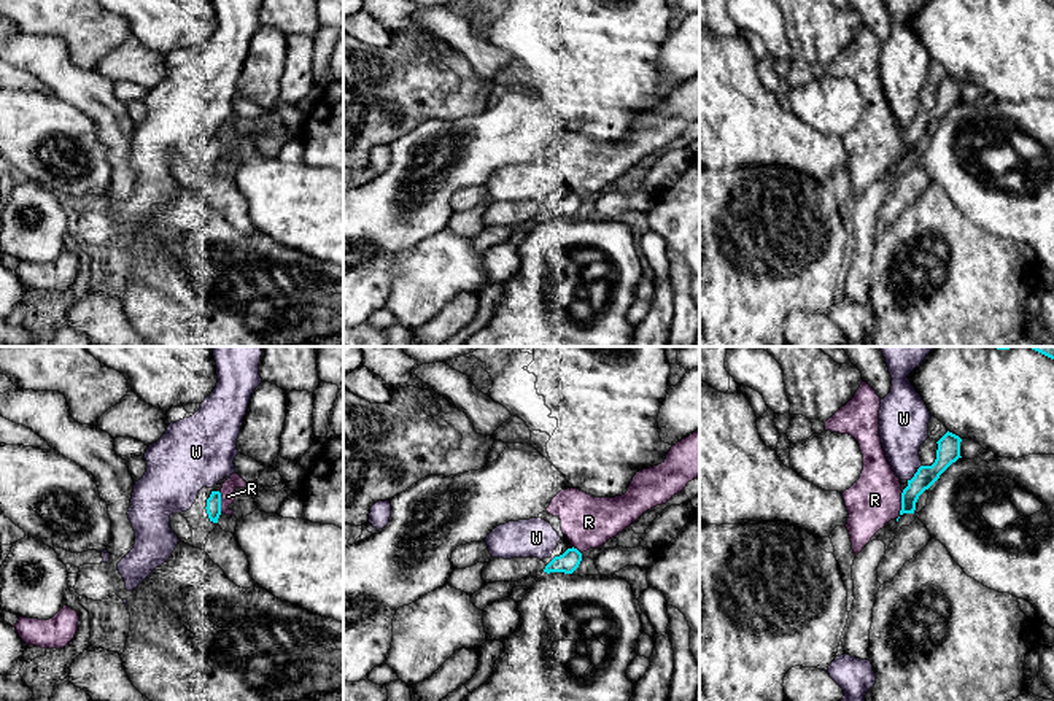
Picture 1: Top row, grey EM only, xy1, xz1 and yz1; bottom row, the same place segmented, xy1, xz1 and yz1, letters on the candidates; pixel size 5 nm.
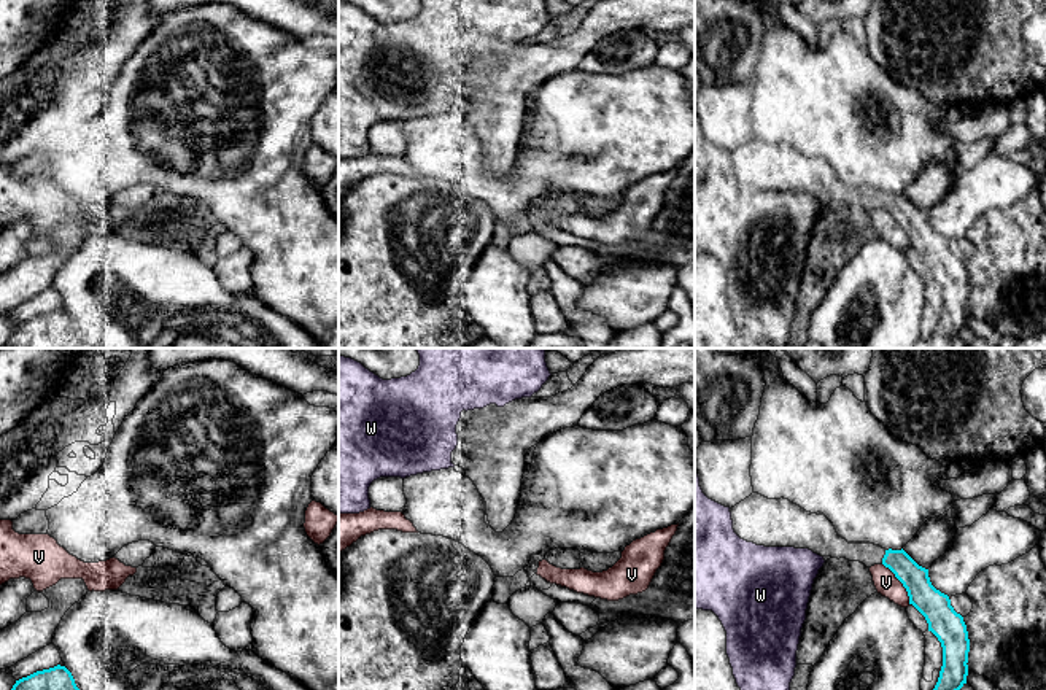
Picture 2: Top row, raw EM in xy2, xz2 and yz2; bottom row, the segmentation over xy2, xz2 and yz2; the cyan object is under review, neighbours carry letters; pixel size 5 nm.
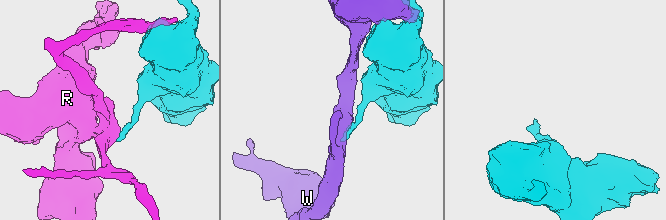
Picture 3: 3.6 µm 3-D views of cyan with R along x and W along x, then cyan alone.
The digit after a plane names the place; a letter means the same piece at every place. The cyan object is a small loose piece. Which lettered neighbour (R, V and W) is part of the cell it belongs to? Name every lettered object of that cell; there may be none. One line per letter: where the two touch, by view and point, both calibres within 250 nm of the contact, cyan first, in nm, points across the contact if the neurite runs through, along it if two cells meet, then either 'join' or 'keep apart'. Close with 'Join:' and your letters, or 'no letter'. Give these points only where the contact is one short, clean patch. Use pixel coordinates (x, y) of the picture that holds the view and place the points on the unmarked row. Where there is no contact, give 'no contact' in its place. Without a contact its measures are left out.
R: yz1 (902, 150) | 110/260 nm | keep apart
V: yz2 (902, 226) | 160/120 nm | along yz2 (883, 207), (902, 228), (910, 247) | keep apart
W: yz1 (916, 116) | 120/260 nm | keep apart
Join: no letter

